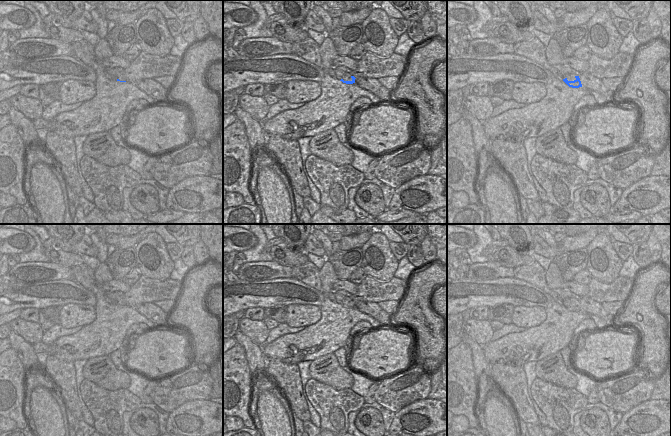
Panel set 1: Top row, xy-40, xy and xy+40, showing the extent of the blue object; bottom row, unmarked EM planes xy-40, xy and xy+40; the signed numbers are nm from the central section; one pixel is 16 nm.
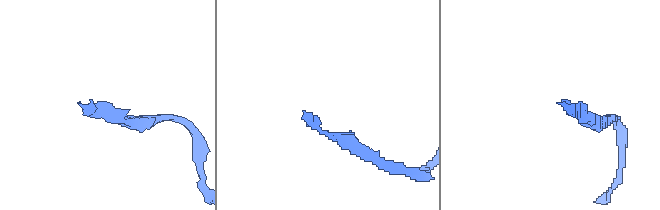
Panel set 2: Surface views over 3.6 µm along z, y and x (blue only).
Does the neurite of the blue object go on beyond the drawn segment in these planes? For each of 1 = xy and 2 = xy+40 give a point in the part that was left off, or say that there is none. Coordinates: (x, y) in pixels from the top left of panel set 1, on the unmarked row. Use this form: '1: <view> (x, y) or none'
1: none
2: none

